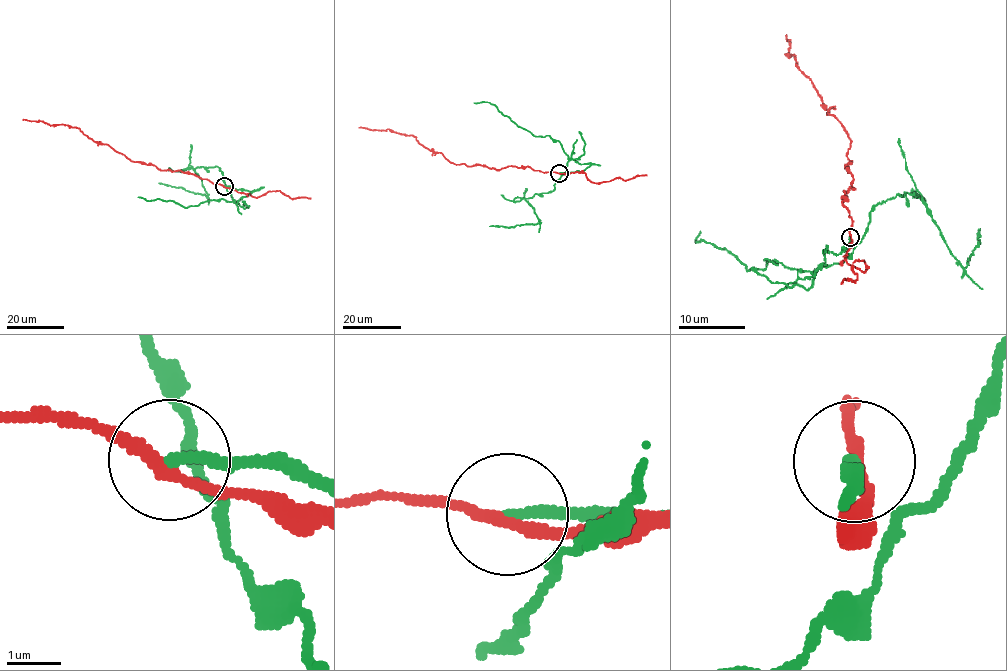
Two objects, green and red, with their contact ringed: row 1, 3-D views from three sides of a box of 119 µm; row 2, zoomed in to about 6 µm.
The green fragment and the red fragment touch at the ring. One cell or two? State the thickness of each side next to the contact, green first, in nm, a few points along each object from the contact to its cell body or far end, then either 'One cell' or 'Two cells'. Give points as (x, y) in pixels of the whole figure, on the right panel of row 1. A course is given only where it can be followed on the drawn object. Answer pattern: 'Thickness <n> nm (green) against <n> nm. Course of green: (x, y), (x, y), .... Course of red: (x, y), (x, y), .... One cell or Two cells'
Thickness 200 nm (green) against 200 nm. Course of green: (850, 237), (815, 272), (853, 251), (869, 212), (896, 194), (918, 192), (963, 269), (980, 229). Course of red: (850, 237), (842, 203), (854, 188), (851, 141), (785, 55), (787, 35). Two cells

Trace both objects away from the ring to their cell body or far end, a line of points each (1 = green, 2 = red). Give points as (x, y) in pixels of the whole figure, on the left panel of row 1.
1: (224, 186), (255, 190), (235, 201), (227, 192), (218, 166), (191, 167), (201, 179), (206, 197), (159, 183)
2: (224, 186), (180, 170), (161, 170), (152, 164), (130, 161), (105, 144), (89, 138), (77, 128), (22, 119)

